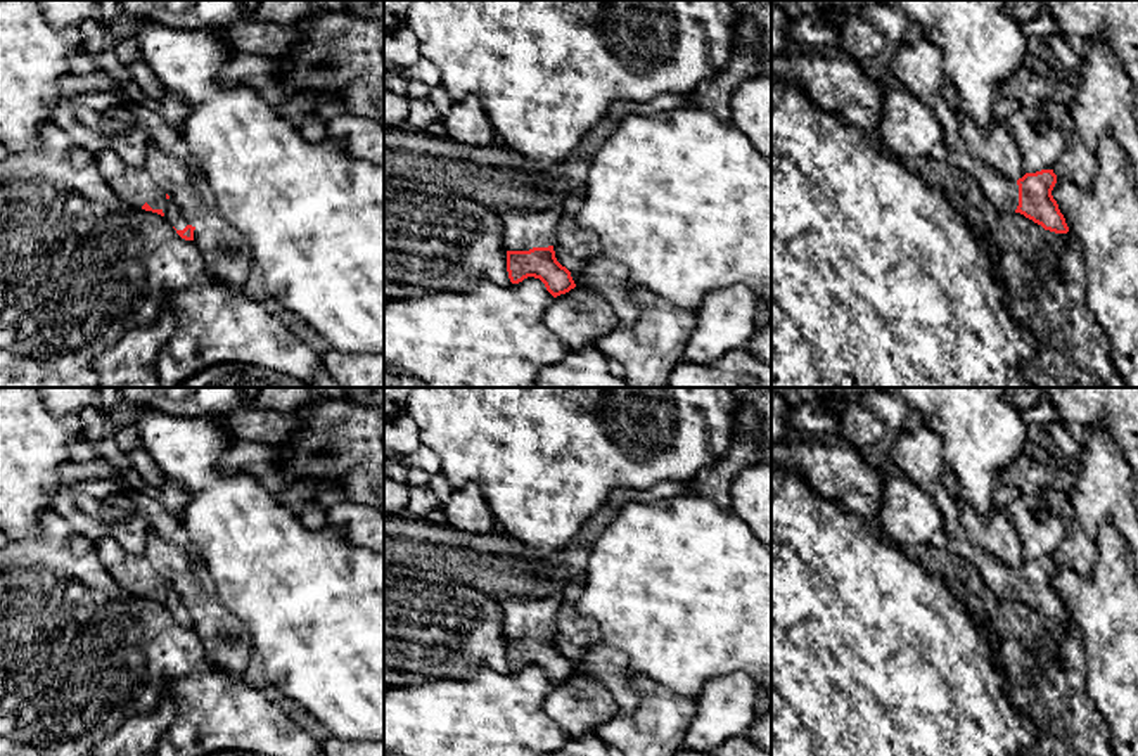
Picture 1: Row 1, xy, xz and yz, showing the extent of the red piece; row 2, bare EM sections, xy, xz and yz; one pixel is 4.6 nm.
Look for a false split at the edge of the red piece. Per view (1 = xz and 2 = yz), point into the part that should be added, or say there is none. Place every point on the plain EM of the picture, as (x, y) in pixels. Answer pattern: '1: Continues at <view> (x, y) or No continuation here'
1: Continues at xz (519, 618)
2: Continues at yz (917, 454)

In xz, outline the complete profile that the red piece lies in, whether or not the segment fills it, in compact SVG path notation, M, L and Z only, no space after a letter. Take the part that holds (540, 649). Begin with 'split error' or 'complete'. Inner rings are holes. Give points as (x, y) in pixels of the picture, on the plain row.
split error; M562 593L533 600L500 600L500 607L512 671L534 664L553 685L576 675L571 659L557 649L553 638L559 612L567 607Z

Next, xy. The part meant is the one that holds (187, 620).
split error; M116 538L97 540L97 554L109 574L126 590L164 604L176 621L194 628L195 611L190 609L142 554L130 554Z

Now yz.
split error; M925 427L917 431L901 429L889 453L891 462L934 498L943 514L948 548L979 571L984 585L998 600L1020 600L1045 618L1069 619L1065 605L1052 583L1057 571L1053 557L1026 561L1022 566L1013 567L969 541L960 522L958 500L939 481L946 467L941 458L937 434Z

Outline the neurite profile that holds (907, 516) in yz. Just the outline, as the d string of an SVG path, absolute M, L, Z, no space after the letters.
M908 477L882 481L879 507L880 535L898 547L929 543L943 529L934 498Z

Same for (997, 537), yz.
M949 469L939 477L941 484L958 500L960 522L970 543L979 545L994 559L1019 567L1026 562L1019 536L1008 521L1007 507L994 503L993 512L984 519L960 498L960 488Z

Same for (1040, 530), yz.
M1022 495L1007 507L1026 561L1053 557L1065 535L1062 517L1043 495Z

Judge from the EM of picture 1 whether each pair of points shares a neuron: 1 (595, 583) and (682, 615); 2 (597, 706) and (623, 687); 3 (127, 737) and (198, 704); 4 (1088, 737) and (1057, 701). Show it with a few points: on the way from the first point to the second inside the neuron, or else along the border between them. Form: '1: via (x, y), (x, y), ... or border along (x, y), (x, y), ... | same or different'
1: via (616, 583), (651, 583), (661, 594) | same
2: border along (580, 673), (599, 680), (620, 708) | different
3: border along (173, 696), (166, 694), (149, 711), (132, 715) | different
4: via (1080, 729), (1061, 710) | same

